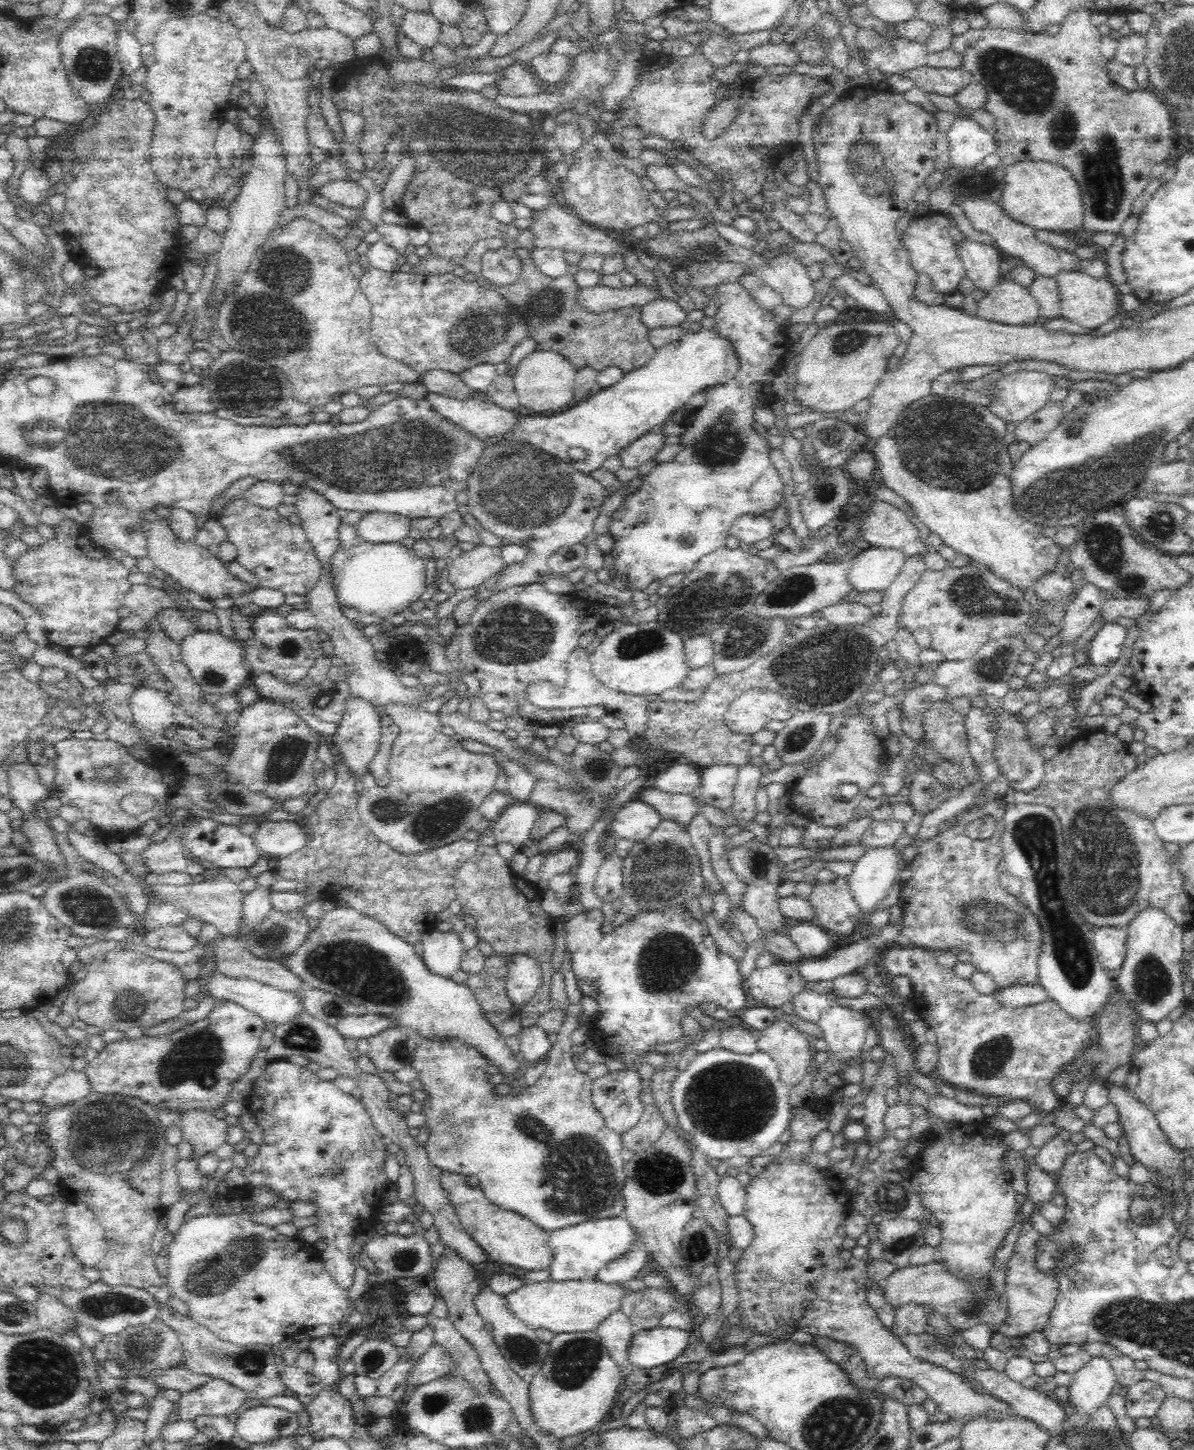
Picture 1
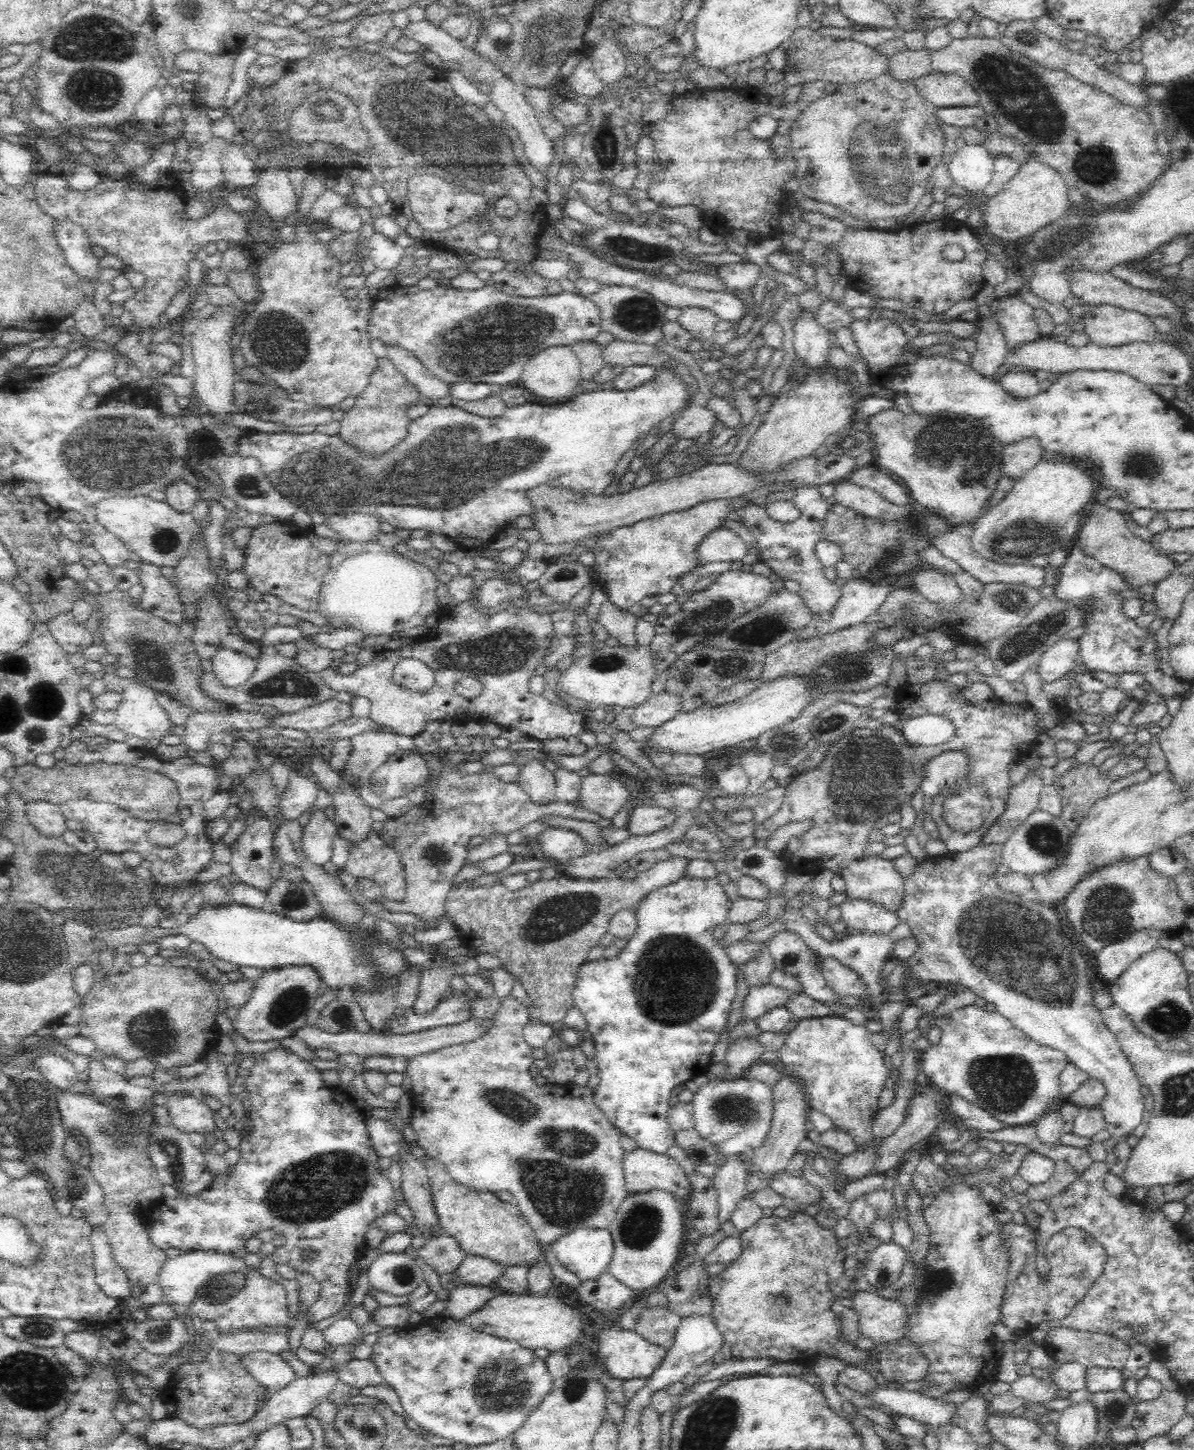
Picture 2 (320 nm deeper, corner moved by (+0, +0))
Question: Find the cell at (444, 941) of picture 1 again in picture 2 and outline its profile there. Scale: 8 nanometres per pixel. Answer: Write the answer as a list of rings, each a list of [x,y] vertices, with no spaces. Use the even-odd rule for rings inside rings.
[[[470,956],[460,962],[452,962],[446,958],[444,964],[432,966],[421,970],[419,982],[419,996],[414,1003],[418,1013],[425,1013],[432,1010],[440,1001],[447,997],[450,987],[450,980],[454,976],[468,976],[476,974],[478,963],[475,956]]]

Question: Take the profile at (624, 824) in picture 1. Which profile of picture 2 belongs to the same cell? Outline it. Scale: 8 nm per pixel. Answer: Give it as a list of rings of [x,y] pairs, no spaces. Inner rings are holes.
[[[654,804],[634,806],[625,828],[628,828],[628,834],[631,836],[646,836],[670,826],[675,818],[673,809]]]

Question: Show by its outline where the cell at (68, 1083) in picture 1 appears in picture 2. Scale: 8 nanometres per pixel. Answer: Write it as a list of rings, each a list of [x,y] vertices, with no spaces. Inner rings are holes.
[[[44,1052],[36,1057],[34,1064],[51,1086],[60,1093],[67,1092],[78,1081],[78,1072],[74,1064],[58,1053]]]

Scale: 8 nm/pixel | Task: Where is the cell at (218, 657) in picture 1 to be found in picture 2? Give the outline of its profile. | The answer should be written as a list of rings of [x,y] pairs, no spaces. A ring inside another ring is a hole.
[[[222,647],[216,650],[212,662],[212,673],[224,686],[237,687],[246,683],[258,668],[258,660],[241,651]]]

